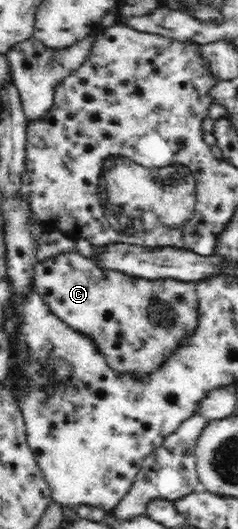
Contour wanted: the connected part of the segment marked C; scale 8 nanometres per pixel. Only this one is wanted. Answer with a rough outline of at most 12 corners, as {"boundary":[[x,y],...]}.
{"boundary":[[37,262],[56,316],[116,369],[147,373],[196,326],[197,287]]}

